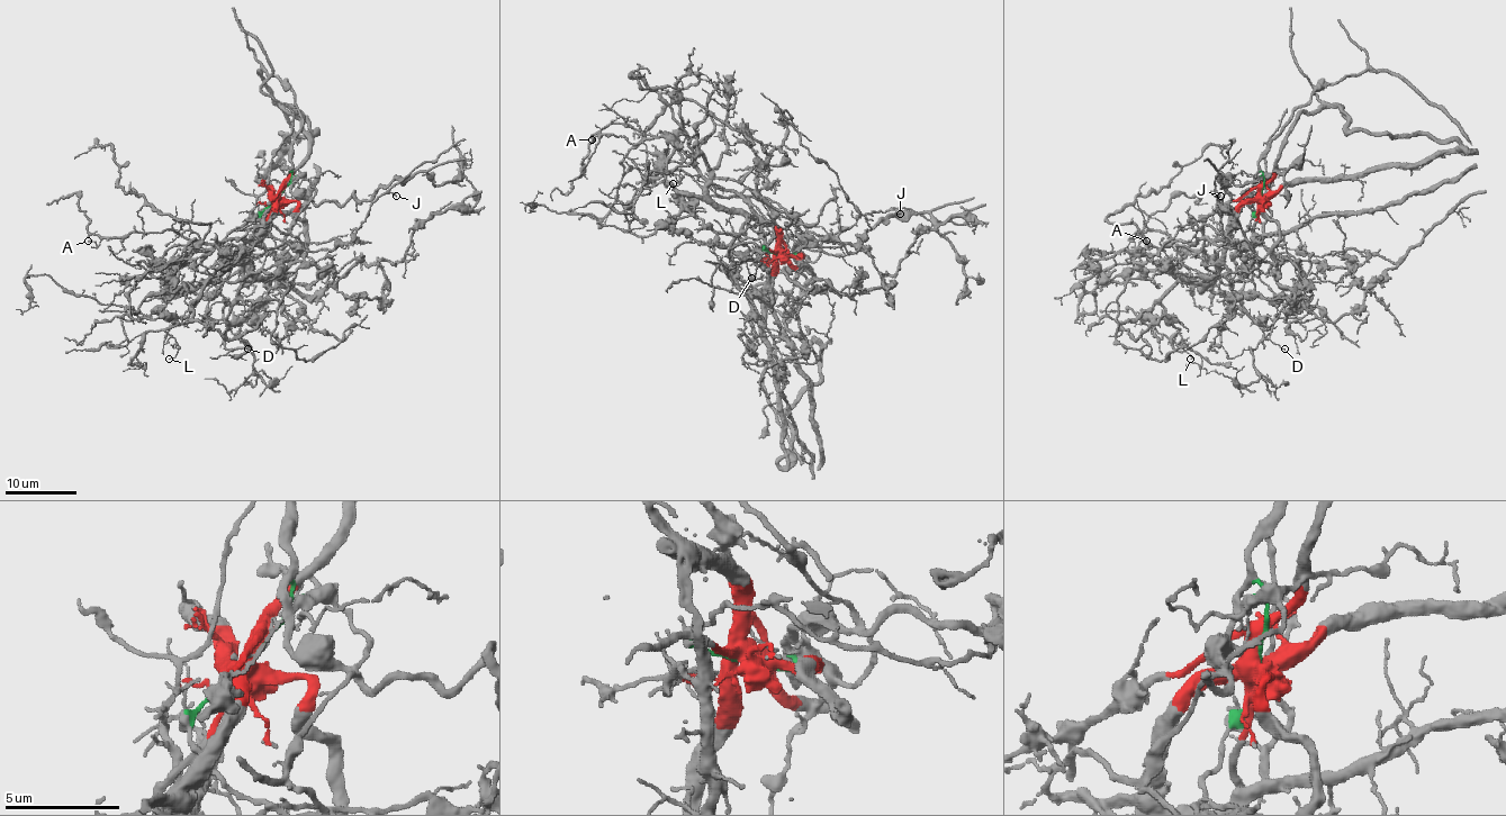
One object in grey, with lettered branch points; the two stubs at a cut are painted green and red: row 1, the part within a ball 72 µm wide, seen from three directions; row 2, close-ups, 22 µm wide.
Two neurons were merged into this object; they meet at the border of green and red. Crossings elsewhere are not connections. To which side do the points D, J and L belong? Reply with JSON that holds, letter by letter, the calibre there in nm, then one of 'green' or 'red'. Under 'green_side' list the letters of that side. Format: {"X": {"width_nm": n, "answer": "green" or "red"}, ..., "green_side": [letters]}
{"D": {"width_nm": 90, "answer": "red"}, "J": {"width_nm": 120, "answer": "green"}, "L": {"width_nm": 80, "answer": "red"}, "green_side": ["J"]}

